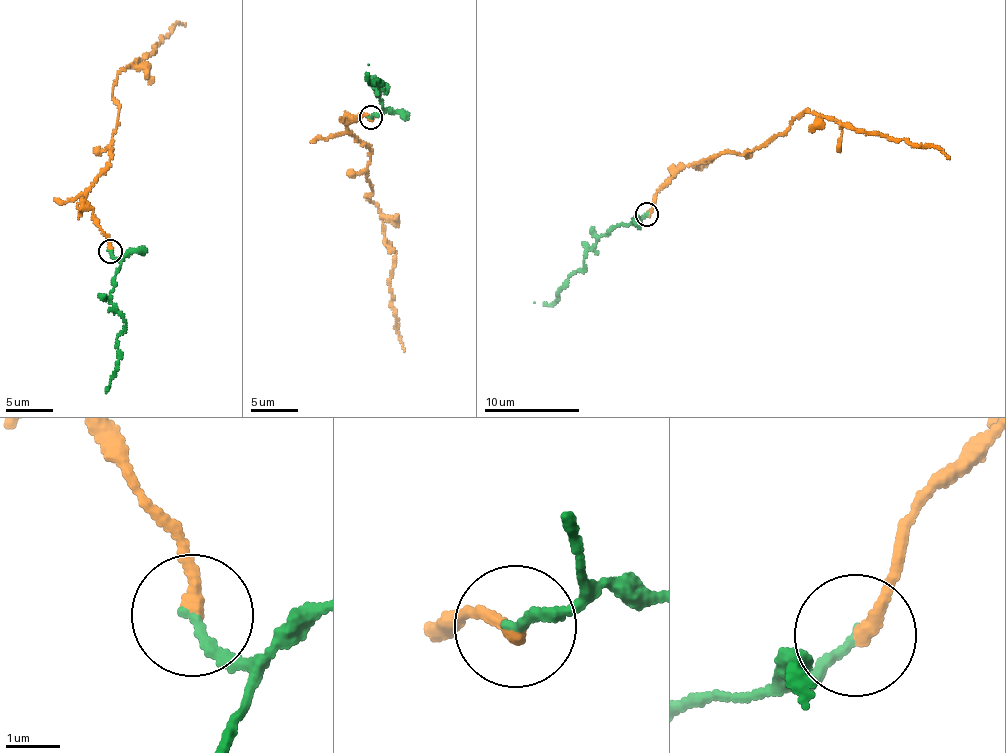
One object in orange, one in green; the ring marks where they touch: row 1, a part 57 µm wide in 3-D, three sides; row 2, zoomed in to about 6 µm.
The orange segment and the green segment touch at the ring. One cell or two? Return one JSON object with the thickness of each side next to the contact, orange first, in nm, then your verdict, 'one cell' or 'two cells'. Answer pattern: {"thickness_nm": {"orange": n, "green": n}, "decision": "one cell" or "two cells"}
{"thickness_nm": {"orange": 280, "green": 190}, "decision": "one cell"}

